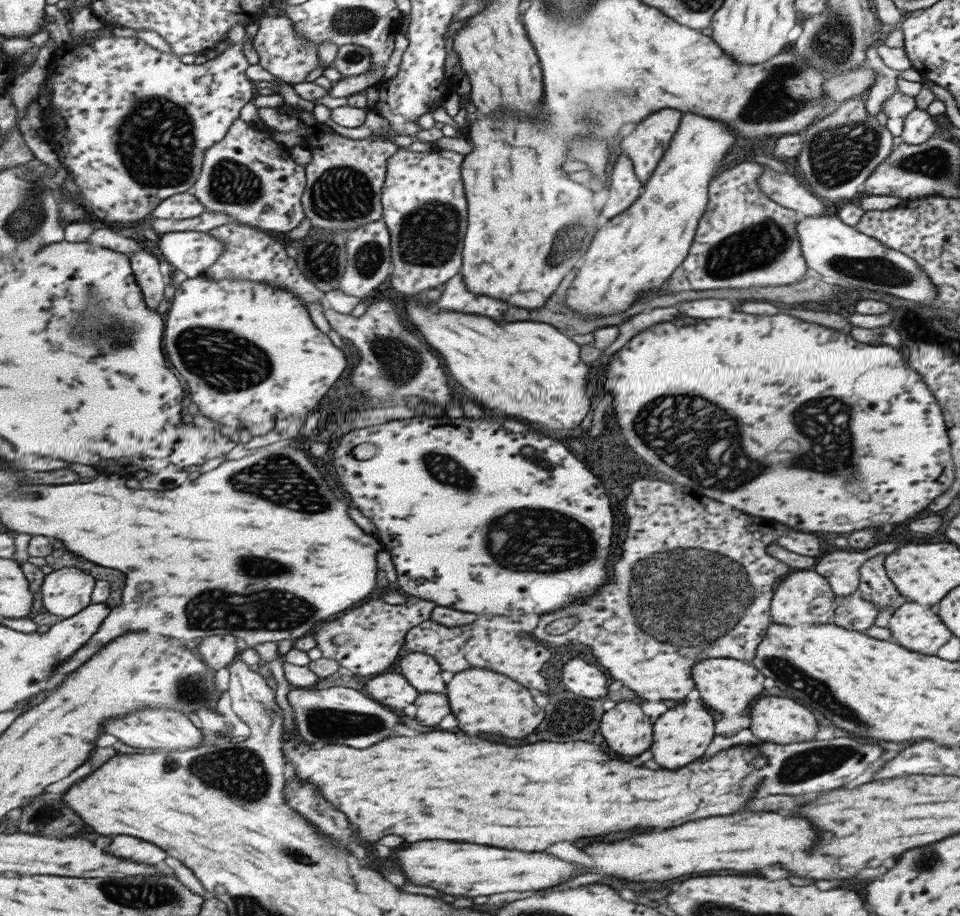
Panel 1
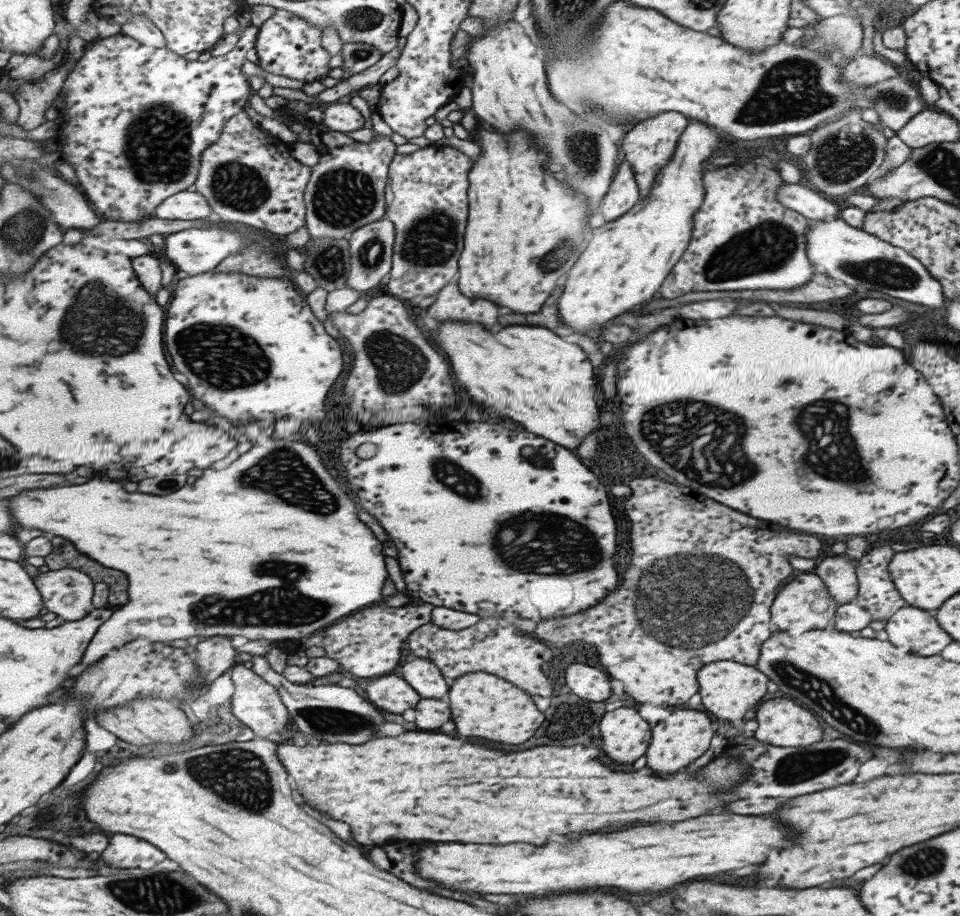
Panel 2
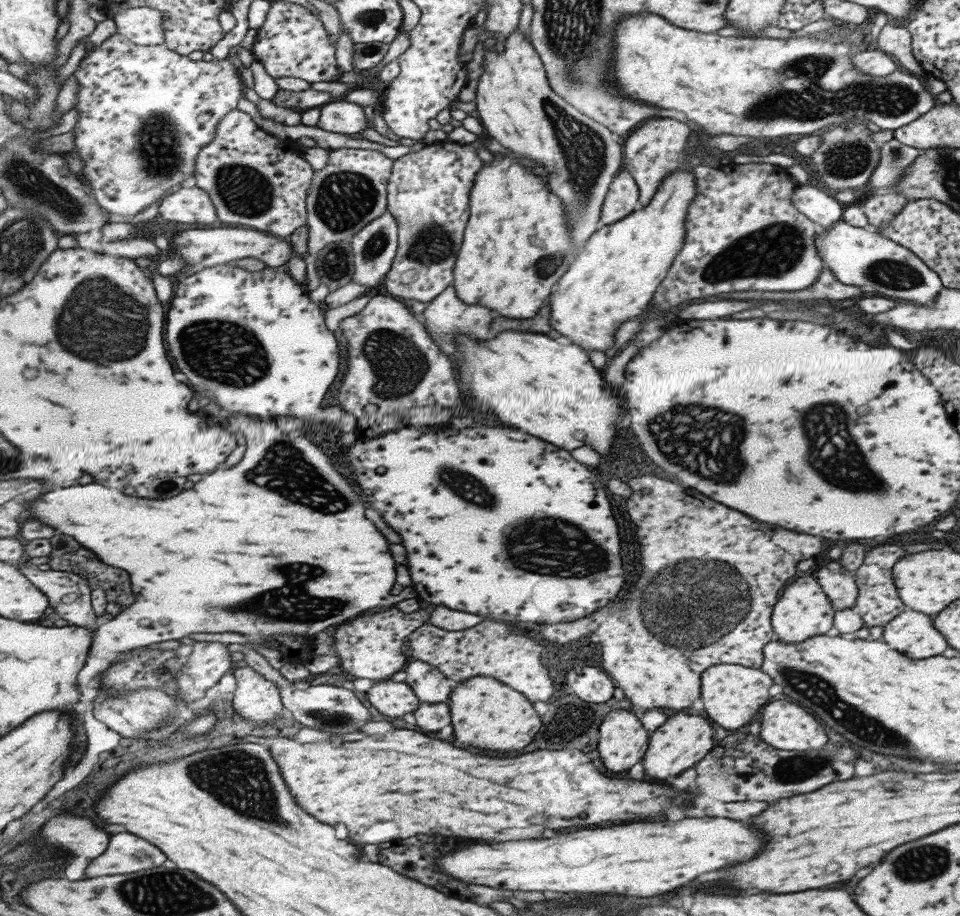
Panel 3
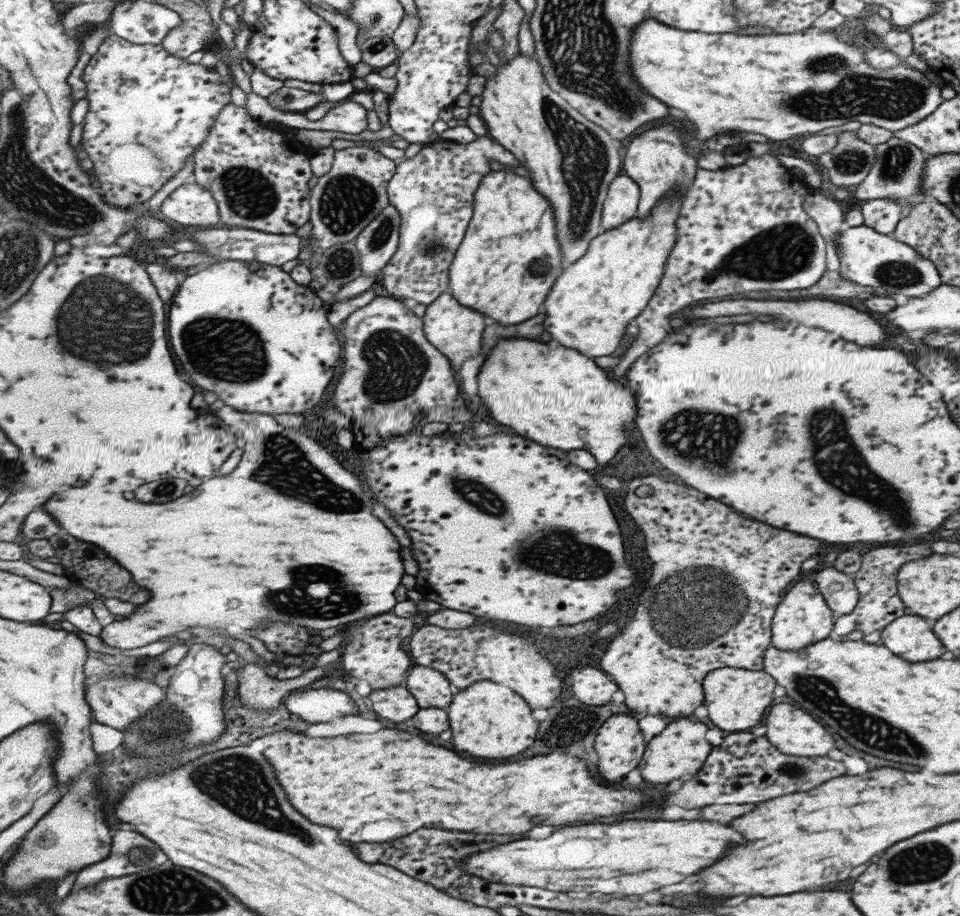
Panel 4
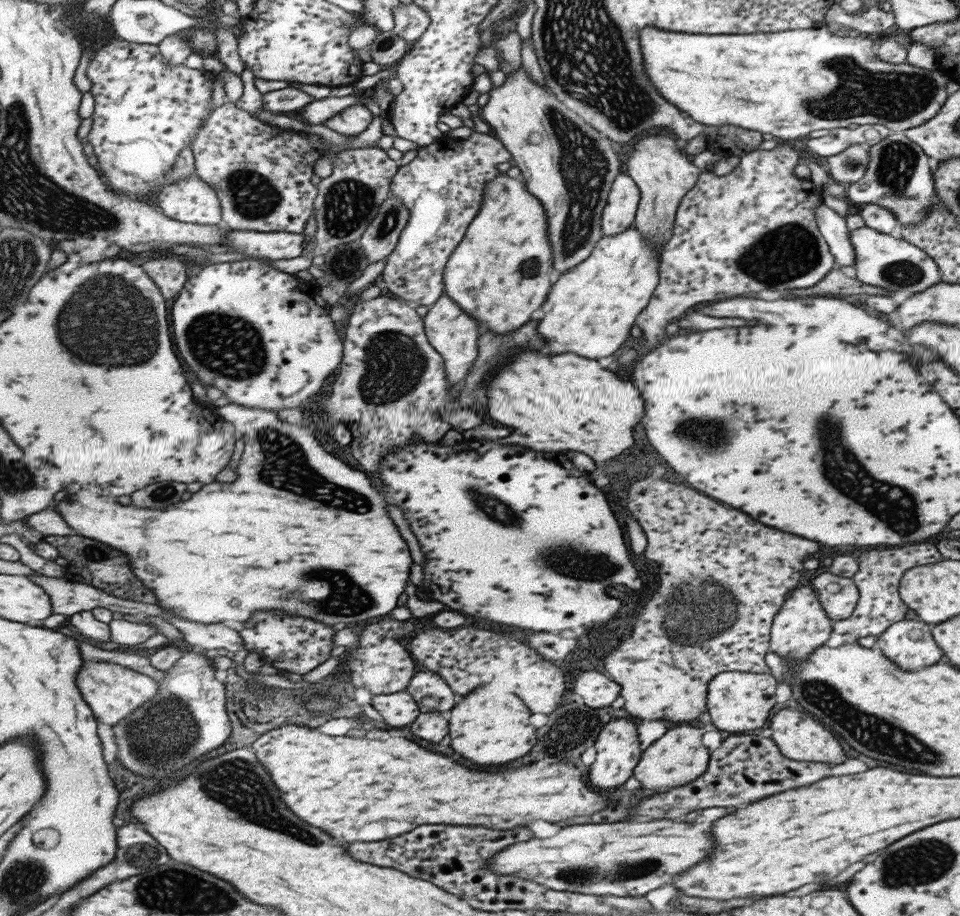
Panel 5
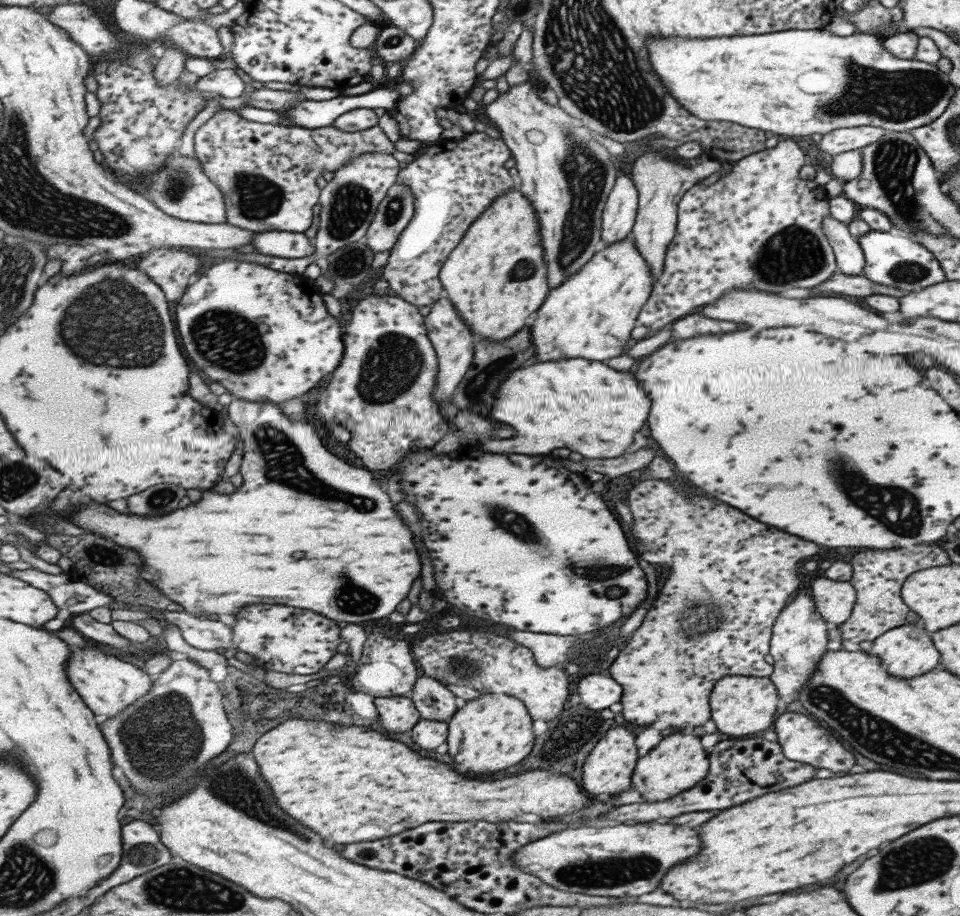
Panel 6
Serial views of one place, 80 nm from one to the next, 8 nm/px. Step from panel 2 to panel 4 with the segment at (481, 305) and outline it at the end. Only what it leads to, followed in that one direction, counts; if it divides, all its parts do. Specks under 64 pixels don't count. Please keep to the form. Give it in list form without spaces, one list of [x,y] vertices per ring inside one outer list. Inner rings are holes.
[[[448,290],[426,306],[420,319],[426,339],[448,358],[449,368],[452,372],[459,370],[463,360],[467,360],[479,352],[483,326],[485,326],[483,316],[475,310],[471,312],[471,308],[463,308],[461,304],[453,300],[453,296],[449,294]]]

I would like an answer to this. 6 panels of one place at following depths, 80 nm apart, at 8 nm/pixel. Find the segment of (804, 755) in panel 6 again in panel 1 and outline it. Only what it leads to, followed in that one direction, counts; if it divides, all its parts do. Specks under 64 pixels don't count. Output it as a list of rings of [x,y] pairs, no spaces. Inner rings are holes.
[[[766,695],[753,700],[750,706],[751,726],[749,730],[753,736],[761,742],[773,744],[797,744],[811,742],[818,731],[815,716],[803,708],[801,704],[793,702],[793,699],[779,698],[779,696]]]

